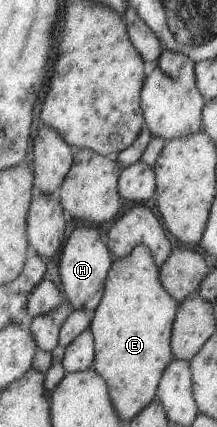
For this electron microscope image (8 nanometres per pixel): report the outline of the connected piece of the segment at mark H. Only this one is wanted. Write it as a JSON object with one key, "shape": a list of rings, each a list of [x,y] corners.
{"shape":[[[94,226],[76,228],[64,244],[60,256],[60,277],[65,298],[75,310],[95,311],[104,295],[107,274],[112,266],[112,252],[106,247],[103,235]]]}

